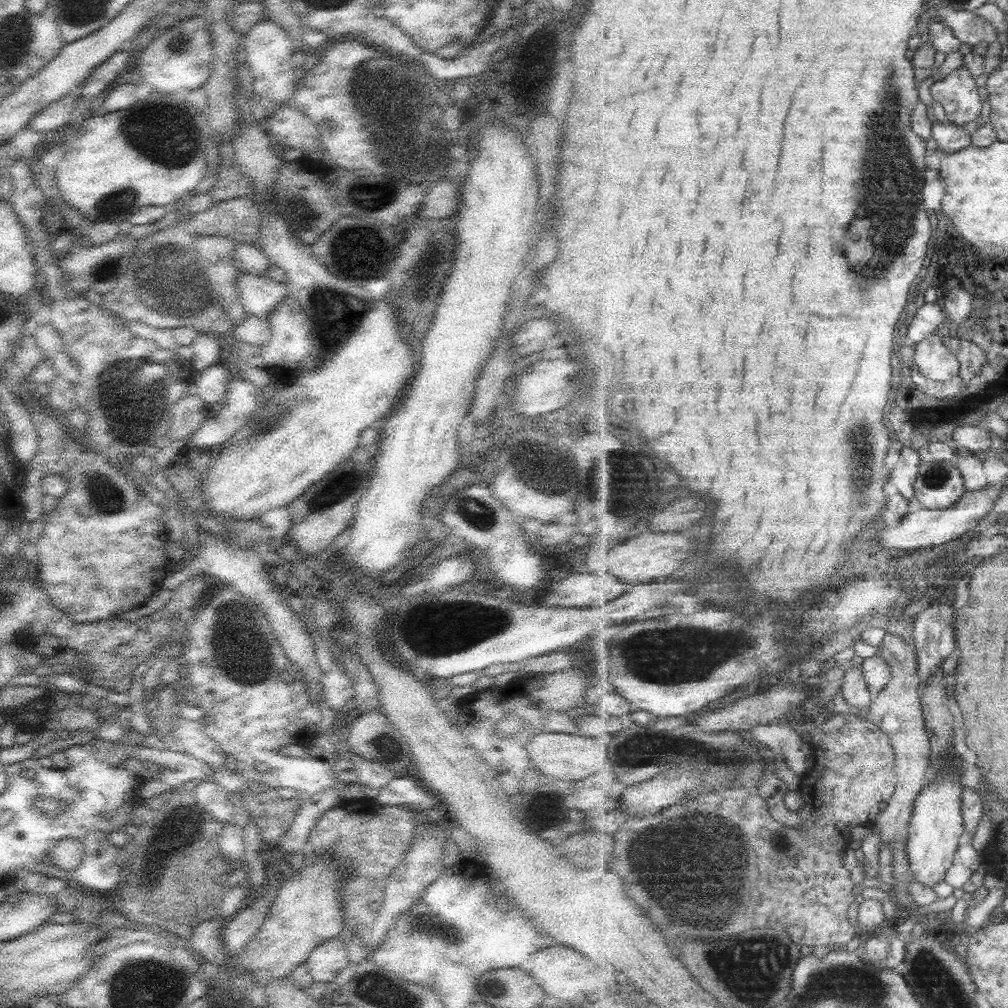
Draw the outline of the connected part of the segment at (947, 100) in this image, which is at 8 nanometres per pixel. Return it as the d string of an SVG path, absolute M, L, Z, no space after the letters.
M964 66L945 80L934 83L931 90L934 100L944 106L947 118L964 128L982 114L984 99L979 88L982 83Z

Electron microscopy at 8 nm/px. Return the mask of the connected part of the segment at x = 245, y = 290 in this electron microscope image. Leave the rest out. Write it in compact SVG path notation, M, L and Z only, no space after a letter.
M242 271L238 276L238 295L242 307L257 317L268 317L288 298L287 284L276 282L269 276L258 276Z

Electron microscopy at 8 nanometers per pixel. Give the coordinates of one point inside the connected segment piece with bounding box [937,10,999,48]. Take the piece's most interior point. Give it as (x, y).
(972, 29)

